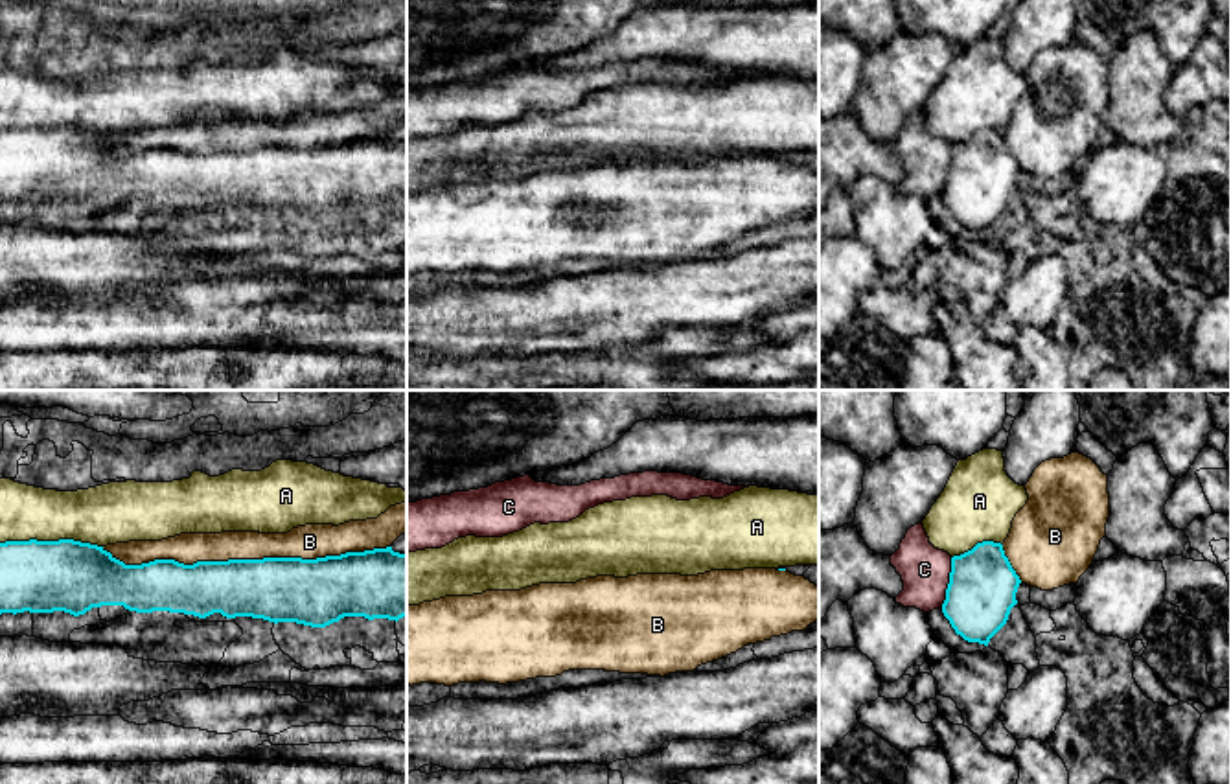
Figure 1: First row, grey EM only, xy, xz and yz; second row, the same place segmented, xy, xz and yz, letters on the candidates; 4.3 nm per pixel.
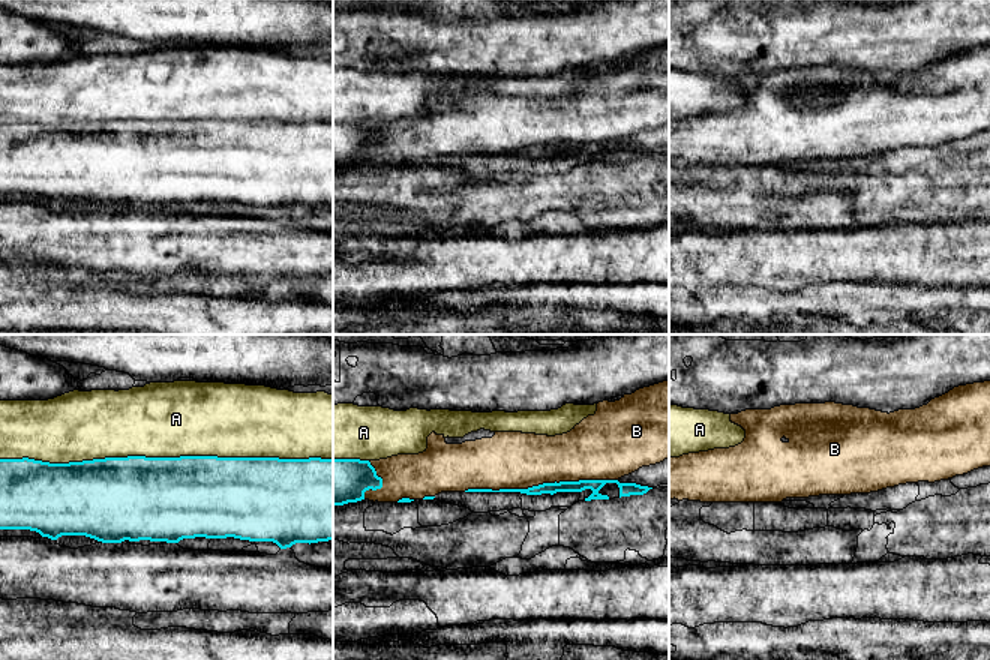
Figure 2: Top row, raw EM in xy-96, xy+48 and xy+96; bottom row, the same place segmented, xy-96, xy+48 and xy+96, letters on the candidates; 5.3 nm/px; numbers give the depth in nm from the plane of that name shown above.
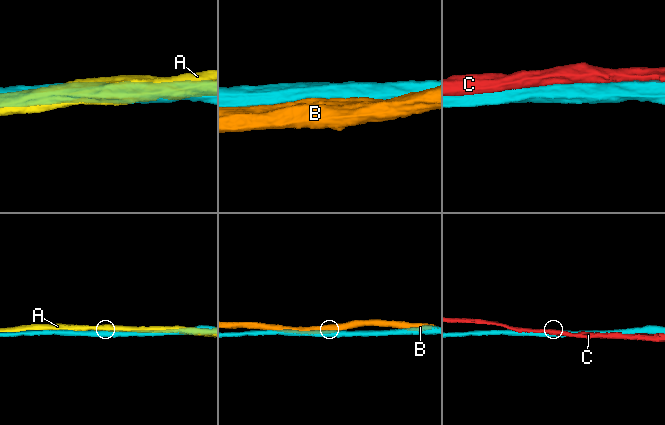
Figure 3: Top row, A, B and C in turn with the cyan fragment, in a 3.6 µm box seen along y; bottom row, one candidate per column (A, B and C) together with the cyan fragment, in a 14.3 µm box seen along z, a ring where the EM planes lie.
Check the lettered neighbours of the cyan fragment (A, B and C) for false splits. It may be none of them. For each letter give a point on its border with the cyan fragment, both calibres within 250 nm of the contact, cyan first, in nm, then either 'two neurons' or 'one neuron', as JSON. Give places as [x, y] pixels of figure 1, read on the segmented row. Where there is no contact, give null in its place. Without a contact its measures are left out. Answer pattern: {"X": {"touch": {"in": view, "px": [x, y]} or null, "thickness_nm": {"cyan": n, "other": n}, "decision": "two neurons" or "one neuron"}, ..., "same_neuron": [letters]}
{"A": {"touch": {"in": "xy", "px": [52, 541]}, "thickness_nm": {"cyan": 320, "other": 260}, "decision": "two neurons"}, "B": {"touch": {"in": "xy", "px": [245, 560]}, "thickness_nm": {"cyan": 280, "other": 130}, "decision": "two neurons"}, "C": {"touch": {"in": "yz", "px": [950, 582]}, "thickness_nm": {"cyan": 300, "other": 220}, "decision": "two neurons"}, "same_neuron": []}

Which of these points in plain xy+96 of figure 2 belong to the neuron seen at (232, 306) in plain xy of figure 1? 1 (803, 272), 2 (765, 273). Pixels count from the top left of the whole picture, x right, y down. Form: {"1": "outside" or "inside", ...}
{"1": "inside", "2": "inside"}

